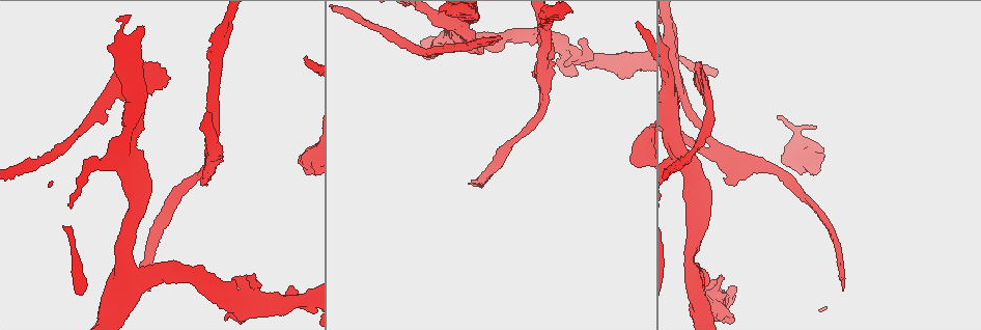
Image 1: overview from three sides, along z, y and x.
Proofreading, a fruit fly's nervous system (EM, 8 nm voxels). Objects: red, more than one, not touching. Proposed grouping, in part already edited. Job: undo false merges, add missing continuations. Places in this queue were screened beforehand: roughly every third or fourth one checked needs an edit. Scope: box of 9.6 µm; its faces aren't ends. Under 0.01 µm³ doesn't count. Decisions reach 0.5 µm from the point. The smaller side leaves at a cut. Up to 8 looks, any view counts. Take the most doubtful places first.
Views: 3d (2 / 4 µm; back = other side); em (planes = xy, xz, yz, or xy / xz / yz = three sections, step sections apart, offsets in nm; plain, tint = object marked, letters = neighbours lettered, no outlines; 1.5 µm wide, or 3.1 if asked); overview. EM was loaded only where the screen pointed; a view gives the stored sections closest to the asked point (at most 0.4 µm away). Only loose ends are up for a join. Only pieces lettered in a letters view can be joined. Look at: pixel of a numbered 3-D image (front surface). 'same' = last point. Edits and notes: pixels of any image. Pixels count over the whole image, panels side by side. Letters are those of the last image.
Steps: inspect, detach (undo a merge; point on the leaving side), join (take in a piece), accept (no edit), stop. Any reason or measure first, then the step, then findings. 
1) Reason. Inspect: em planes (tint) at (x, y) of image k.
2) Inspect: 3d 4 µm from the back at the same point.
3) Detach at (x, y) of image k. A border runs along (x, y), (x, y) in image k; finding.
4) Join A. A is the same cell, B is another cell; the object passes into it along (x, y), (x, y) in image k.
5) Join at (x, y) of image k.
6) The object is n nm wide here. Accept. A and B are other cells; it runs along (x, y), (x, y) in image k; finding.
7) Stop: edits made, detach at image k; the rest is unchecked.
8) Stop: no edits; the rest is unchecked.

Inspect: 3d 4 µm at (137, 298) of image 1.

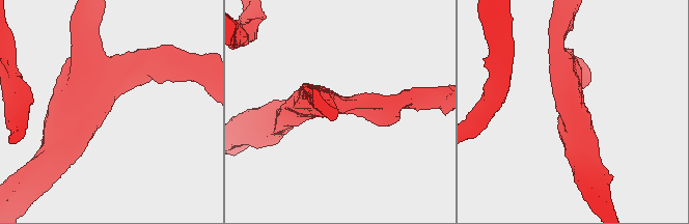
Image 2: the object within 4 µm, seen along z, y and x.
Now the EM. Inspect: em xy step 4 (tint) at (111, 103) of image 2.

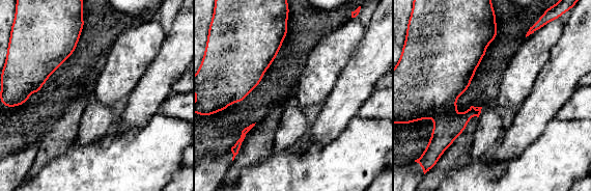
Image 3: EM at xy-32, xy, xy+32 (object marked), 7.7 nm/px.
What lies round it. Inspect: em xy step 4 (letters) at the same point.

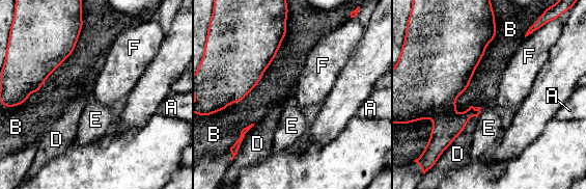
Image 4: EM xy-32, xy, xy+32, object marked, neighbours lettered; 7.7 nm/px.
Accept. A, B, D, E and F are other cells; none of them fits.

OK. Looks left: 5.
Stops while still wide. Inspect: 3d 4 µm at (306, 172) of image 1.

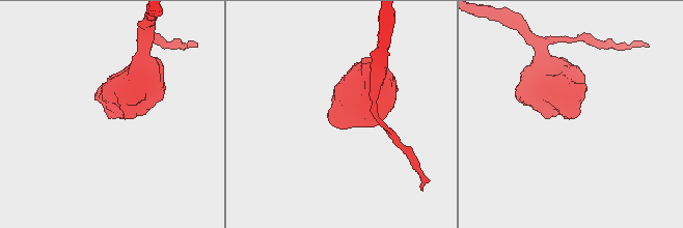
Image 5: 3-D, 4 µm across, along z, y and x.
Shape alone is not enough. Inspect: em planes (letters) at (341, 118) of image 5.

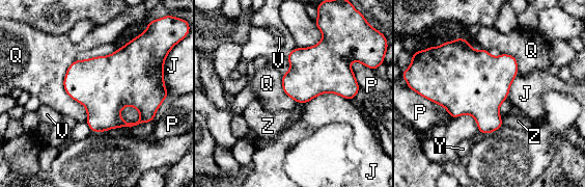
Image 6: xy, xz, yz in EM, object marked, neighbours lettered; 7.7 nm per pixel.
Accept. J, P, Q, V, Y and Z are other cells; no lettered piece goes on from it.

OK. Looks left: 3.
Calibre changes. Inspect: 3d 4 µm from the back at (680, 84) of image 1.

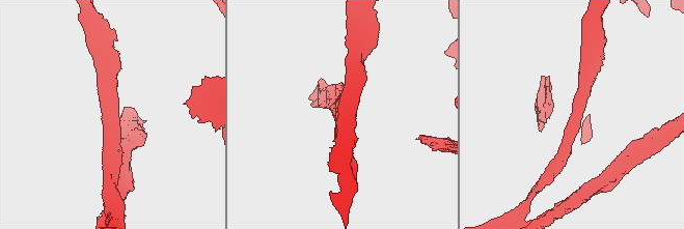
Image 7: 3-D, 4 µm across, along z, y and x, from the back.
Need the tissue. Inspect: em planes (letters) at (111, 112) of image 7.

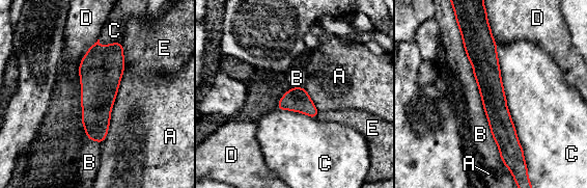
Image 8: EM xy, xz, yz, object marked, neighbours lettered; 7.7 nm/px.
Accept. A, B, C, D and E are other cells; all the same neuron.

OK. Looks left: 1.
Stop: no edits; the rest is unchecked.

